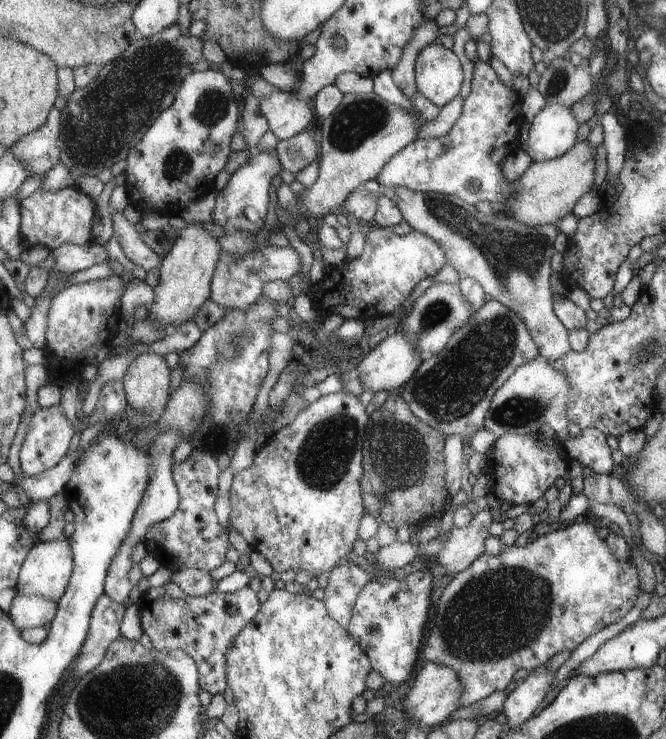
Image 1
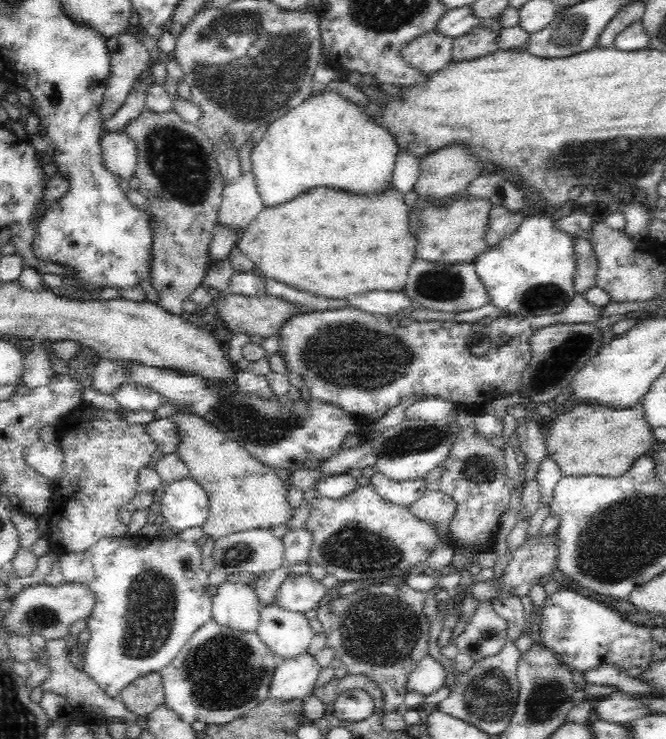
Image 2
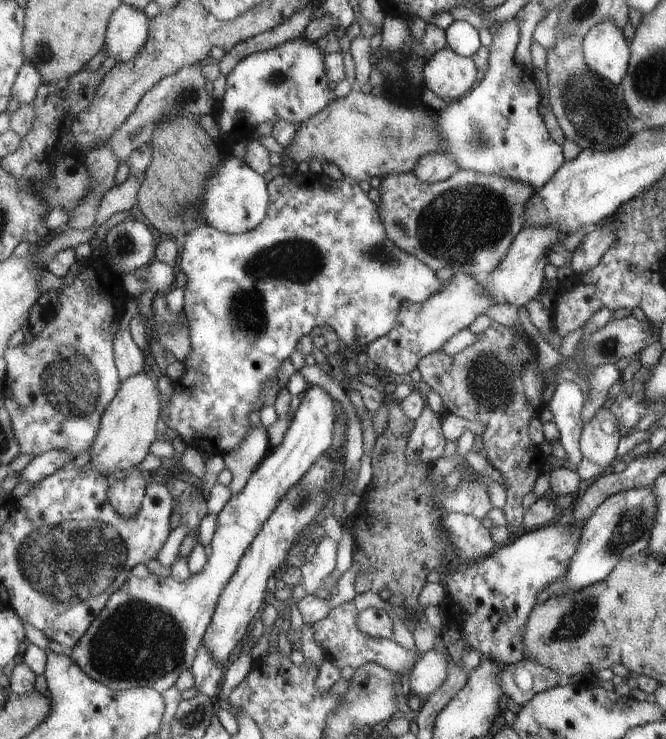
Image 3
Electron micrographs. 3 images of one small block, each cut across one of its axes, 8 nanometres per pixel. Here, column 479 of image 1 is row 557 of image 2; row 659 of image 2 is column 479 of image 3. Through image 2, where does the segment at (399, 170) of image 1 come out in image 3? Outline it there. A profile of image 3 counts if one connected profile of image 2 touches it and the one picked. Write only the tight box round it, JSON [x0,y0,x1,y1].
[435,18,563,191]

